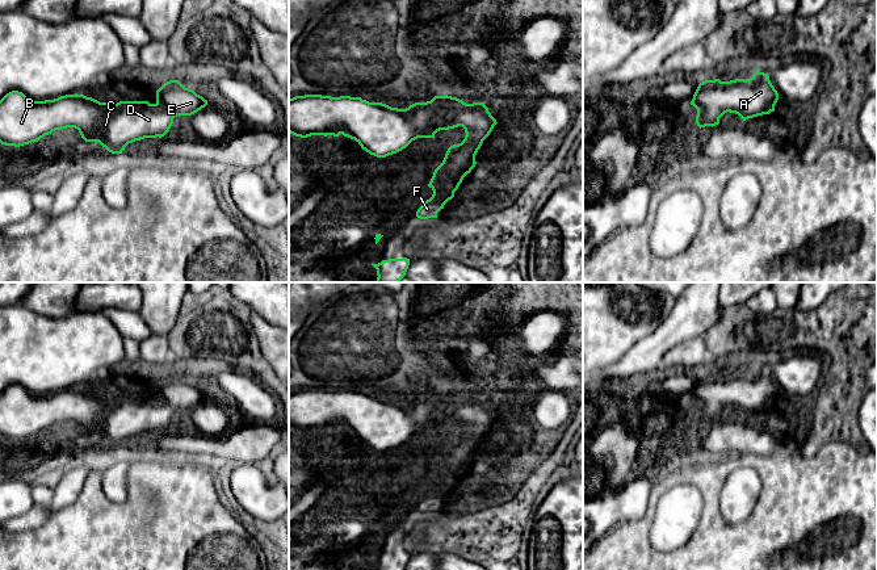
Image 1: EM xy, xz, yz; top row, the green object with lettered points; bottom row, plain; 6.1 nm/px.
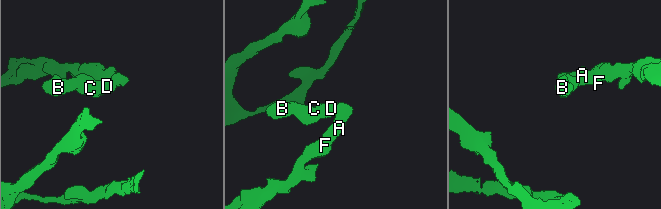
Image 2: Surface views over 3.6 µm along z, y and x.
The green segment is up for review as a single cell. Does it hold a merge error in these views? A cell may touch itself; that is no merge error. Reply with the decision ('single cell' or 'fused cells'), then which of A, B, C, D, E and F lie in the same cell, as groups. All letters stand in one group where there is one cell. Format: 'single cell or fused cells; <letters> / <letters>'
single cell; A B C D E F

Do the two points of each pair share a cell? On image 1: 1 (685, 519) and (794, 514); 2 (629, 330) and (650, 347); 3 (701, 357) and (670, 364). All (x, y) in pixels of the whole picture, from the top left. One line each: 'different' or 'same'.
1: different
2: different
3: same

